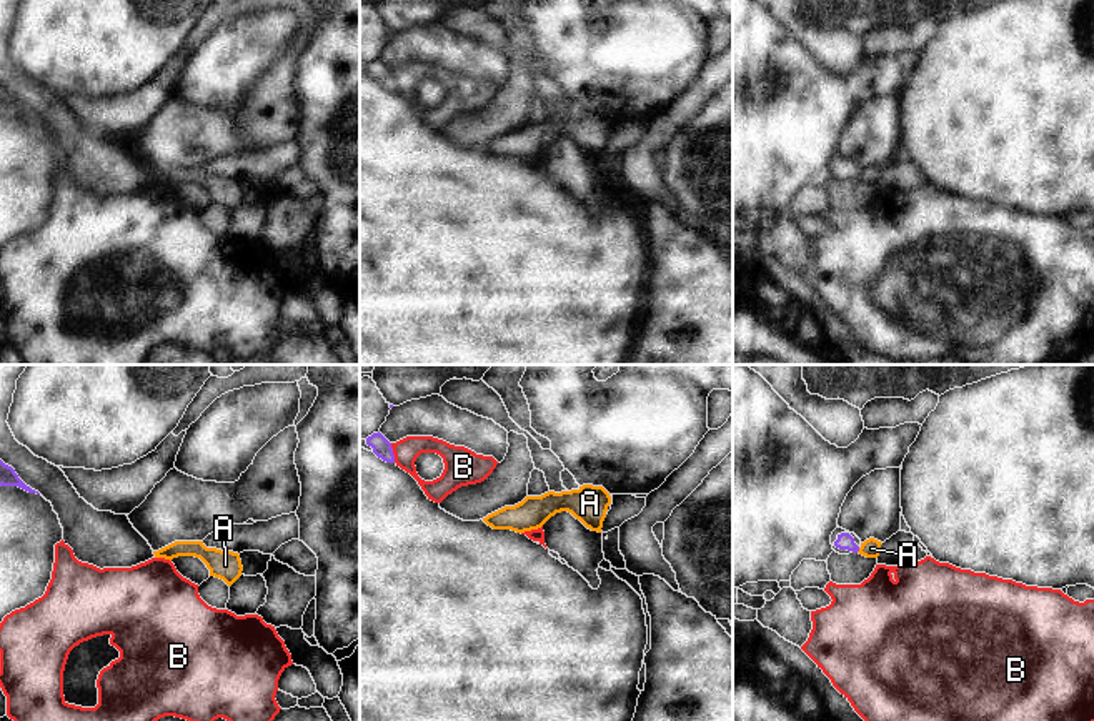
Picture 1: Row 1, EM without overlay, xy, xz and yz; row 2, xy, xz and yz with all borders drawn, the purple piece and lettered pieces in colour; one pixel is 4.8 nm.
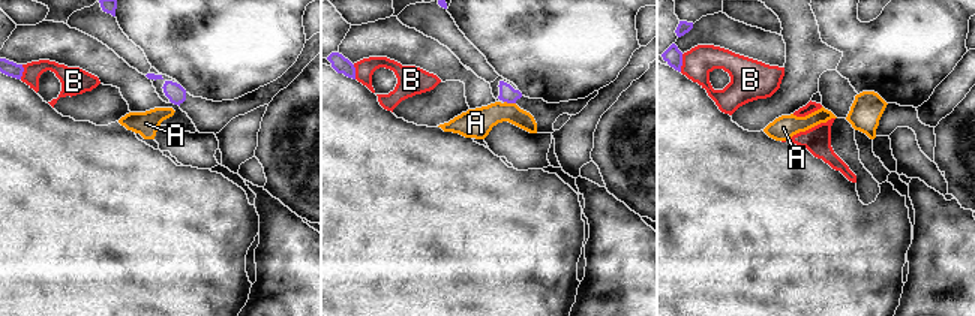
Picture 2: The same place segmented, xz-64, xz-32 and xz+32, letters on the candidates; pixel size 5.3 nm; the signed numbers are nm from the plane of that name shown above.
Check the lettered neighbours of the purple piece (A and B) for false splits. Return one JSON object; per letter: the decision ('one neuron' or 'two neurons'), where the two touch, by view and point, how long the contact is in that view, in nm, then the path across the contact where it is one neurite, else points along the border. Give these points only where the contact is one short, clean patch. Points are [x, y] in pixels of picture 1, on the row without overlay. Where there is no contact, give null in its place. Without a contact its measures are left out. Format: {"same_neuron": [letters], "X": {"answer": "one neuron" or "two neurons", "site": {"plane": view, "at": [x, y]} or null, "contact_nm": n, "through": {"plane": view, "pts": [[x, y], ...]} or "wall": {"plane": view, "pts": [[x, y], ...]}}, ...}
{"same_neuron": [], "A": {"answer": "two neurons", "site": {"plane": "yz", "at": [858, 177]}, "contact_nm": 30, "wall": {"plane": "yz", "pts": [[860, 175], [856, 179]]}}, "B": {"answer": "two neurons", "site": {"plane": "xz", "at": [392, 80]}, "contact_nm": 100}}

